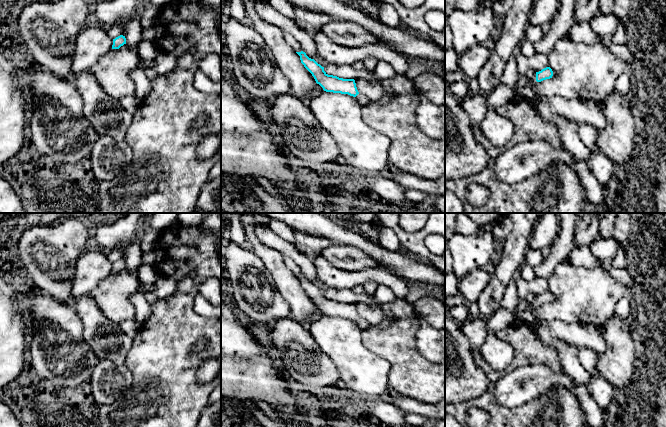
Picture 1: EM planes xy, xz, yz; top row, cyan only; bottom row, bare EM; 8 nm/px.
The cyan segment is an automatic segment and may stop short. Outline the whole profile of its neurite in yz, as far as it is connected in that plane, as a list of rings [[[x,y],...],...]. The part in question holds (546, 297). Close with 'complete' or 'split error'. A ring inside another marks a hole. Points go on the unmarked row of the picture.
[[[546,291],[539,296],[536,296],[536,305],[541,306],[546,303],[550,303],[553,300],[553,295],[550,291]]]; complete

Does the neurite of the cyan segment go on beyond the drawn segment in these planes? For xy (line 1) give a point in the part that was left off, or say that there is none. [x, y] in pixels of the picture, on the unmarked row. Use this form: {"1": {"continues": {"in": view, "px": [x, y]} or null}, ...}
{"1": {"continues": null}}

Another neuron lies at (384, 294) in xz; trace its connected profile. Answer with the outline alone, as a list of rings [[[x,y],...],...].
[[[378,284],[374,297],[381,303],[389,303],[397,300],[392,289],[382,284]]]

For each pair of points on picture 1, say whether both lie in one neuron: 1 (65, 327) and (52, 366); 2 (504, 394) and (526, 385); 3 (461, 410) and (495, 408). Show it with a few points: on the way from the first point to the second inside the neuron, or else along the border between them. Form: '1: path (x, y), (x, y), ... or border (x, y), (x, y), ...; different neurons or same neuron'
1: path (62, 337), (62, 345), (57, 350), (57, 356); same neuron
2: path (509, 392), (513, 389), (521, 389); same neuron
3: path (469, 403), (487, 403); same neuron

